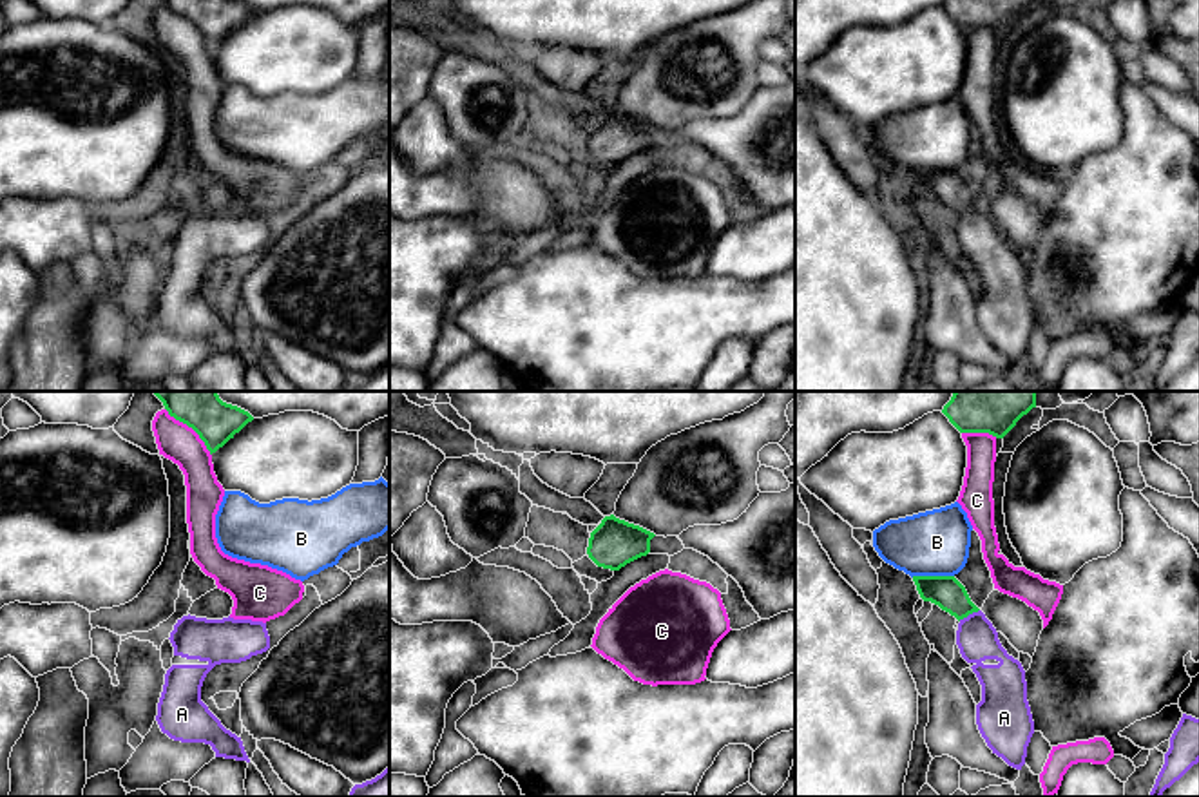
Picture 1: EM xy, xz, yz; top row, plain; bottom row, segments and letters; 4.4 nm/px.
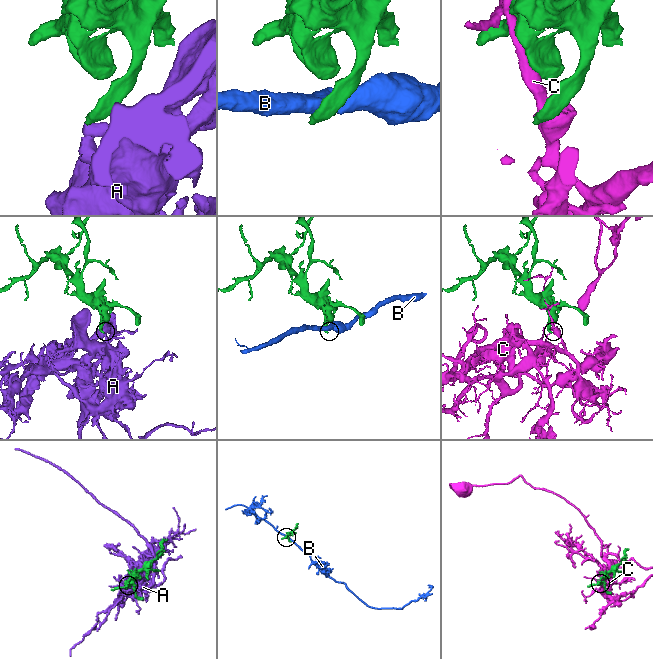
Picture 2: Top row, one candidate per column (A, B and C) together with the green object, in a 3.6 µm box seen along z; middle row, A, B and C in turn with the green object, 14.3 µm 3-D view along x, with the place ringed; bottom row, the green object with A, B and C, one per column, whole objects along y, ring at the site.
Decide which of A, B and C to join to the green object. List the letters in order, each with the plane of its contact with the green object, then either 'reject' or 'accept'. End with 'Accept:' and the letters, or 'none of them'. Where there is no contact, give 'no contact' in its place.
A: yz | accept
B: yz | reject
C: xy | reject
Accept: A

